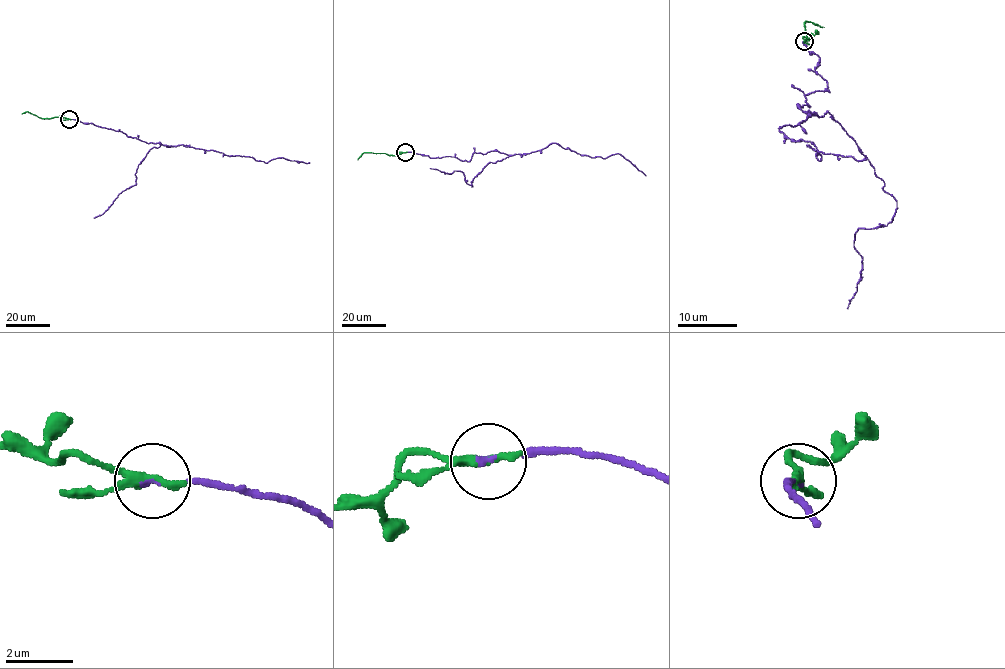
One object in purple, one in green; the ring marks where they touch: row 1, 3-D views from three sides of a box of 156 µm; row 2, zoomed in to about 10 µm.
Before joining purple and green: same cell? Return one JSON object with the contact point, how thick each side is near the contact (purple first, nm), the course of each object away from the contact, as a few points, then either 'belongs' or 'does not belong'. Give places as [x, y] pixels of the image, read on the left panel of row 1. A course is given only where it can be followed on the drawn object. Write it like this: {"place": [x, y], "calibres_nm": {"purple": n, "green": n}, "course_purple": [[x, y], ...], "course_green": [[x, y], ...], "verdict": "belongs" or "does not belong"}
{"place": [69, 119], "calibres_nm": {"purple": 110, "green": 260}, "course_purple": [[69, 119], [121, 131], [148, 143], [183, 145], [229, 156], [250, 156], [266, 163], [283, 157], [310, 162]], "course_green": [[69, 119], [41, 118], [26, 111], [21, 113]], "verdict": "belongs"}

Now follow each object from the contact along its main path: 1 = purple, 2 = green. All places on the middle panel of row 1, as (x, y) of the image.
1: (405, 152), (468, 161), (474, 153), (527, 154), (556, 143), (592, 158), (619, 153), (646, 175)
2: (405, 152), (395, 155), (364, 152), (357, 159)

